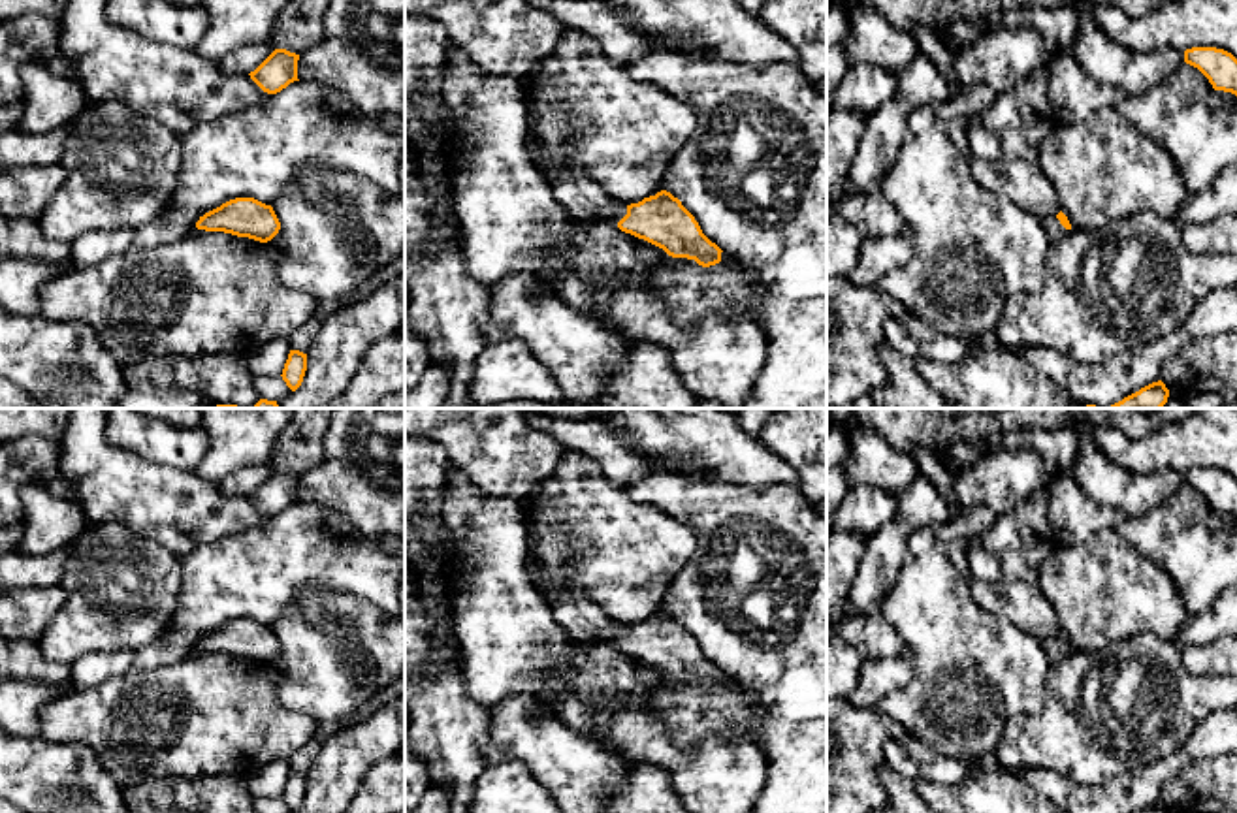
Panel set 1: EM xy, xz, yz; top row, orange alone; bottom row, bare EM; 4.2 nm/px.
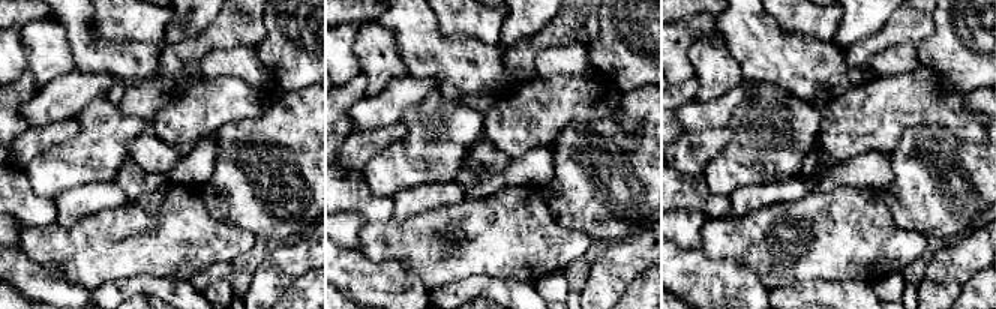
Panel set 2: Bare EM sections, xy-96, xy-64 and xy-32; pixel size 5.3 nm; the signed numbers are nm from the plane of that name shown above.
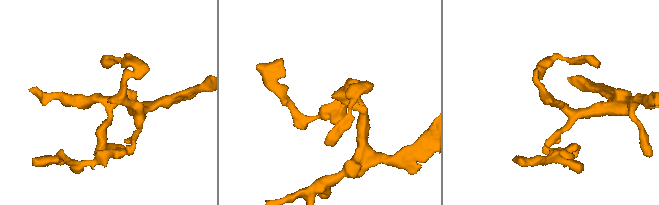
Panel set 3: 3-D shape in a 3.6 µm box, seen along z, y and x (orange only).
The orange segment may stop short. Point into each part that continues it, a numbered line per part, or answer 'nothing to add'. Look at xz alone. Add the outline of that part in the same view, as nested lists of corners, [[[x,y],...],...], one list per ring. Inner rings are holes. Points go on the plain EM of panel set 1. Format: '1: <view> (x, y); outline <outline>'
1: xz (584, 621); outline [[[527,538],[527,574],[531,582],[546,595],[555,621],[574,642],[606,642],[618,647],[627,636],[627,627],[610,619],[599,606],[586,597],[550,595],[544,591],[542,570],[537,563],[533,544]]]

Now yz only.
1: yz (1051, 646); outline [[[1047,638],[1041,642],[1041,647],[1051,662],[1058,662],[1068,655],[1068,651],[1060,646],[1056,638]]]

